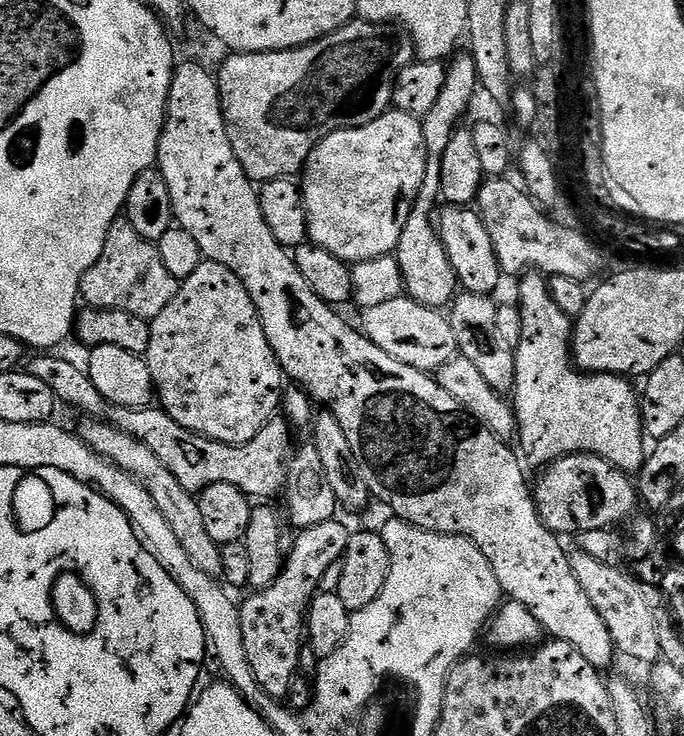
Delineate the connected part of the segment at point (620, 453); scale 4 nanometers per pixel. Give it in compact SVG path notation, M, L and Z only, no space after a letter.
M524 274L519 277L520 283L520 341L515 341L514 351L516 353L516 387L514 389L514 411L516 414L516 426L518 429L518 441L520 440L519 451L526 457L527 463L540 464L539 466L547 466L552 464L558 458L563 456L573 456L579 452L589 452L595 456L606 458L622 471L629 474L639 473L640 469L645 467L644 460L644 444L646 445L646 437L644 434L644 419L640 416L640 400L638 392L632 389L633 381L623 376L615 376L609 372L582 372L579 371L572 359L572 329L573 321L566 315L562 314L562 310L558 308L558 302L554 302L554 298L548 289L548 280L540 274Z

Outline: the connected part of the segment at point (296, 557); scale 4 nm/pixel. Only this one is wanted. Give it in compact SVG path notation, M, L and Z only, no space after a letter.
M339 519L330 522L318 522L318 526L310 526L309 528L301 528L295 533L296 541L287 549L284 557L284 566L280 573L276 576L276 581L269 588L261 588L253 591L252 596L248 596L244 600L244 605L239 605L238 622L242 626L242 646L246 646L246 658L250 662L250 670L254 674L254 678L258 682L258 686L262 686L262 690L266 690L266 694L270 694L276 701L283 701L284 695L292 688L292 683L296 680L296 671L300 668L300 647L303 649L306 644L306 617L308 608L312 604L312 599L316 593L321 591L324 575L328 571L335 569L340 561L344 558L346 550L346 542L350 535L350 528L340 524Z

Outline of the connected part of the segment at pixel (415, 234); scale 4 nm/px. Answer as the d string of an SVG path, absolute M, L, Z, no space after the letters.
M464 56L464 58L455 60L453 59L447 67L446 84L442 86L442 94L438 94L438 99L434 102L430 114L426 114L422 118L422 138L429 155L428 165L424 181L418 190L418 198L410 210L410 218L406 218L406 226L402 226L402 238L398 238L398 246L394 253L398 266L402 270L404 290L407 296L420 304L425 304L427 308L437 310L451 305L458 292L454 266L450 266L446 246L442 246L442 238L438 234L434 219L438 212L438 205L442 200L439 157L446 151L446 145L456 133L456 129L461 127L463 120L460 119L467 114L476 92L478 96L479 85L477 70L472 58Z

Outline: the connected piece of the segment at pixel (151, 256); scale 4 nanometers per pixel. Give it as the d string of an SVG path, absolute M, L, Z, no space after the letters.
M117 218L106 234L106 246L102 246L102 254L98 254L98 262L94 262L94 266L90 266L90 270L86 270L86 274L82 274L80 300L90 308L122 310L126 314L138 314L138 318L150 322L155 316L162 314L162 310L166 310L166 306L170 306L170 302L180 286L181 281L176 280L174 274L170 274L170 270L166 270L166 266L162 262L162 254L158 254L155 243L142 238L142 234L138 234L138 230L134 230L134 226L130 226L128 219Z

